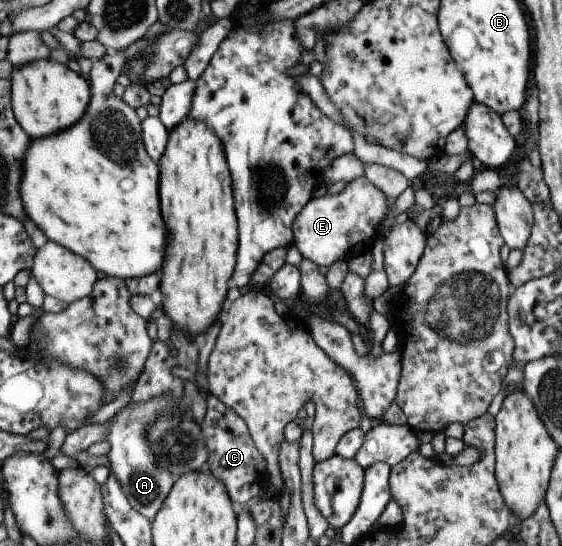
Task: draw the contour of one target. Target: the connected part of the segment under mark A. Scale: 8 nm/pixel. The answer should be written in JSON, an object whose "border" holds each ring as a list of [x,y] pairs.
{"border":[[[167,394],[164,397],[150,399],[138,405],[128,402],[110,419],[111,425],[106,438],[110,443],[110,449],[105,454],[109,462],[109,470],[118,479],[128,504],[150,522],[172,488],[174,480],[168,471],[159,469],[155,465],[153,454],[145,440],[145,428],[154,422],[155,412],[162,411],[166,414],[173,410],[173,405],[167,398]]]}

